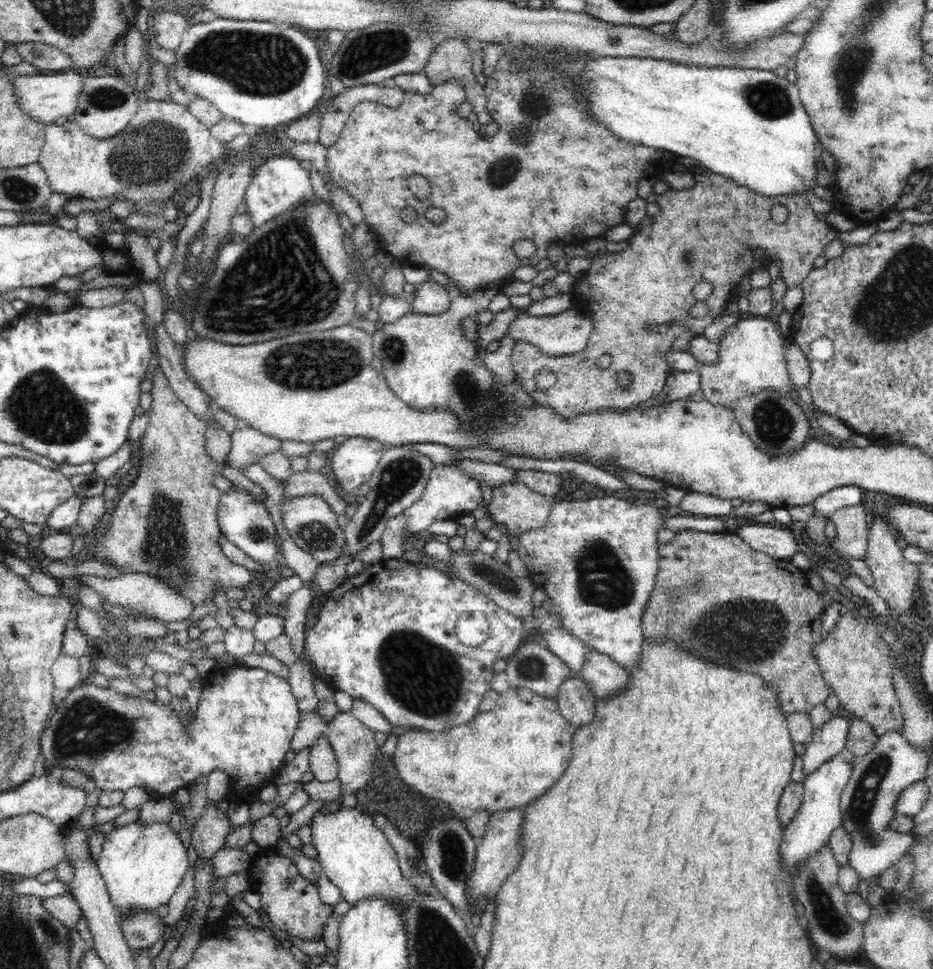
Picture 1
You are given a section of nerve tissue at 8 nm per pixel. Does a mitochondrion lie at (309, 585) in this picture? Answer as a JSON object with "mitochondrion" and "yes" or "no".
{"mitochondrion":"no"}

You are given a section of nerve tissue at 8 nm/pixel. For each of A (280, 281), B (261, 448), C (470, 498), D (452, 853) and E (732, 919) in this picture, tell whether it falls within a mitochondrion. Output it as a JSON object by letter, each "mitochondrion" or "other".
{"A":"mitochondrion","B":"other","C":"other","D":"mitochondrion","E":"other"}

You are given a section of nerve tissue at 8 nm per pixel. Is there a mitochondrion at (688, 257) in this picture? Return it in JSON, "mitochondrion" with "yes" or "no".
{"mitochondrion":"yes"}

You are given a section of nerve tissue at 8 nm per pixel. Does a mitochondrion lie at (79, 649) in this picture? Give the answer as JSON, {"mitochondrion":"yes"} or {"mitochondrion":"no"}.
{"mitochondrion":"no"}

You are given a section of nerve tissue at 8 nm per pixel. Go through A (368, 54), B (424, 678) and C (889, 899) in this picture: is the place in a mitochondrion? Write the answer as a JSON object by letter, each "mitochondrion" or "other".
{"A":"mitochondrion","B":"mitochondrion","C":"other"}

